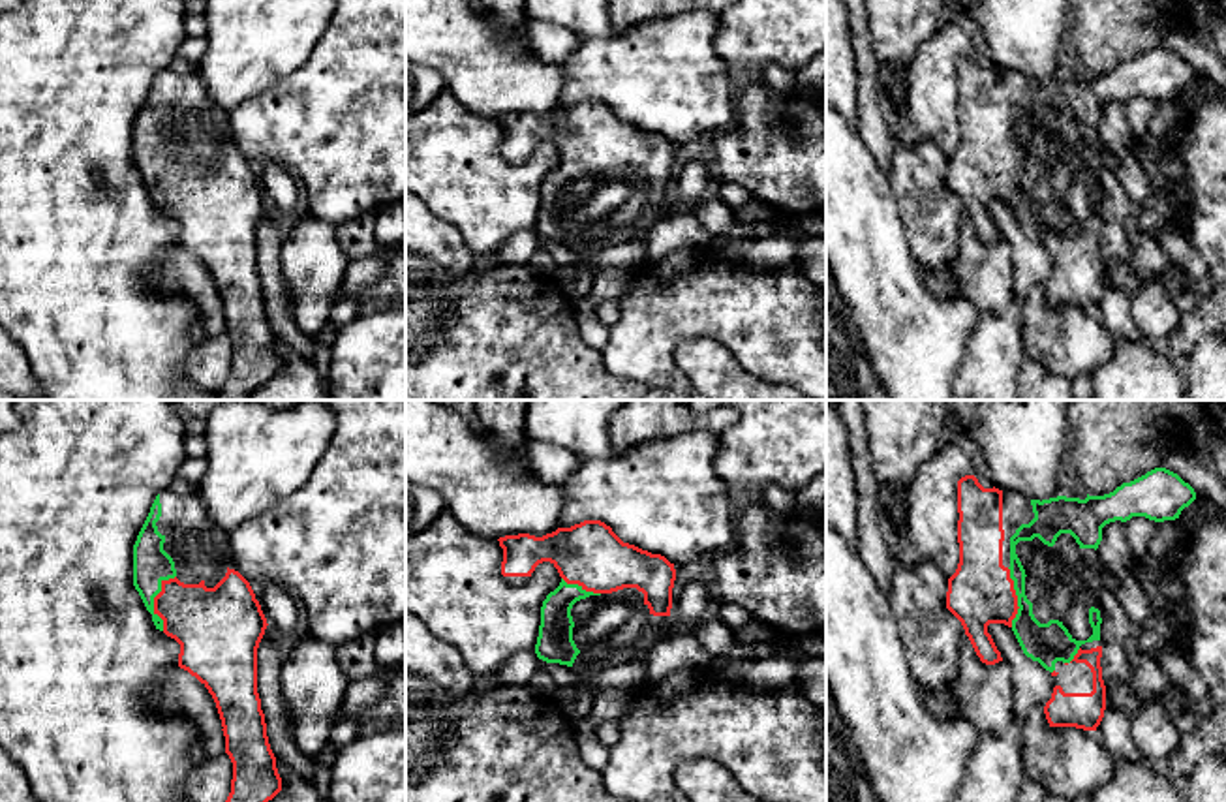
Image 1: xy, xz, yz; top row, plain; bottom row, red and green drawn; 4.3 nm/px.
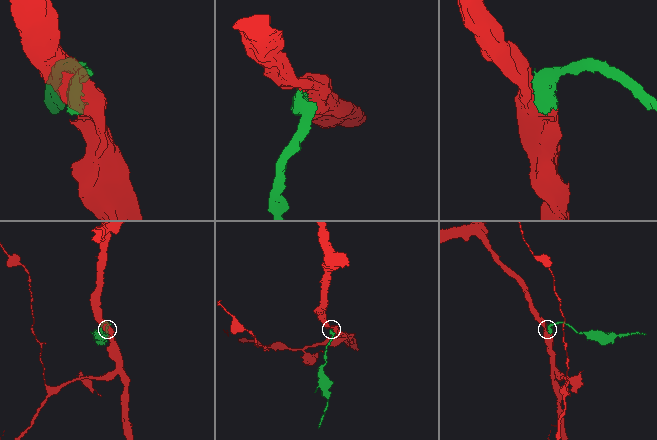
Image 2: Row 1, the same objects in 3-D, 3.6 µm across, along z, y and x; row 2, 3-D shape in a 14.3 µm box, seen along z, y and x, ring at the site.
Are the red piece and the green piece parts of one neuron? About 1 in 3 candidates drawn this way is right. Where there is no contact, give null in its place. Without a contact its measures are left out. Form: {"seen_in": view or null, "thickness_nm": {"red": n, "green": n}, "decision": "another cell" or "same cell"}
{"seen_in": "xy", "thickness_nm": {"red": 300, "green": 160}, "decision": "same cell"}

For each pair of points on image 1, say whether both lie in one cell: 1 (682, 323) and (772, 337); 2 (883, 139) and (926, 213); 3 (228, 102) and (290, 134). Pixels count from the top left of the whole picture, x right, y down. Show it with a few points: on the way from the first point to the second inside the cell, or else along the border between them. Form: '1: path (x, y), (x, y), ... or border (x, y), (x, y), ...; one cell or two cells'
1: path (704, 323), (750, 323); one cell
2: border (898, 139), (887, 169); two cells
3: border (275, 83), (239, 104), (222, 121); two cells

